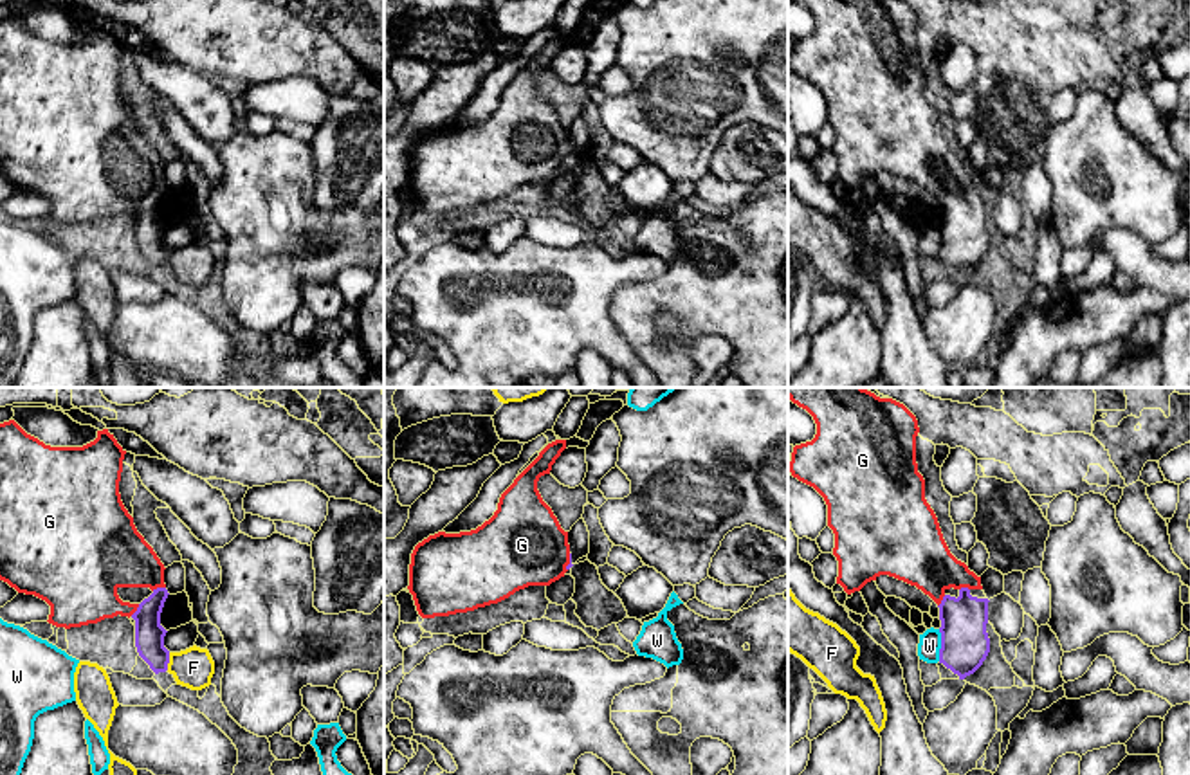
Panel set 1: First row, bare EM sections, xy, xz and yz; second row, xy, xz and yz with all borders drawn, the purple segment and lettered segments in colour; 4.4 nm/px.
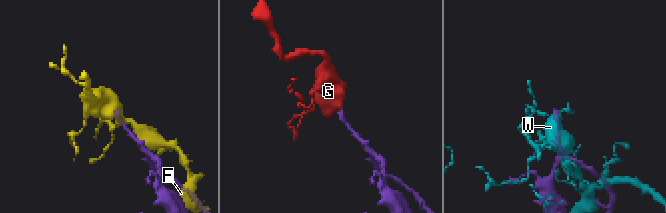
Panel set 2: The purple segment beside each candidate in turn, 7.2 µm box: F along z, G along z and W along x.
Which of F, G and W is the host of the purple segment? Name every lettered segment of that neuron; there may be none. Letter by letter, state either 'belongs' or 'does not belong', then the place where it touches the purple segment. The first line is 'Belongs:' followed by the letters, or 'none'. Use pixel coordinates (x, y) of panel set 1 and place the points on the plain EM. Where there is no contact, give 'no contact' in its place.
Belongs: G
F: does not belong | xy (168, 258)
G: belongs | xy (157, 184)
W: does not belong | yz (942, 242)

